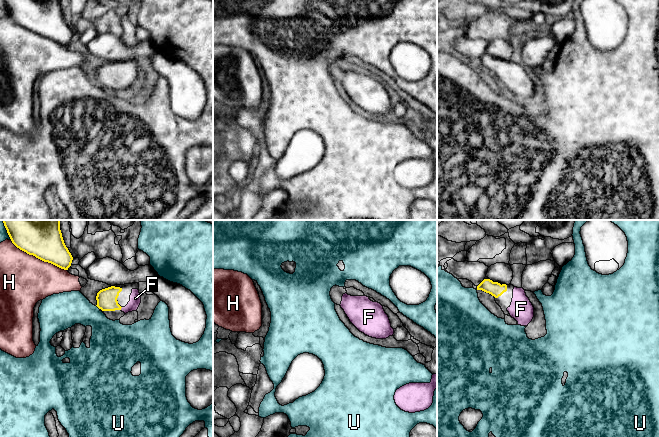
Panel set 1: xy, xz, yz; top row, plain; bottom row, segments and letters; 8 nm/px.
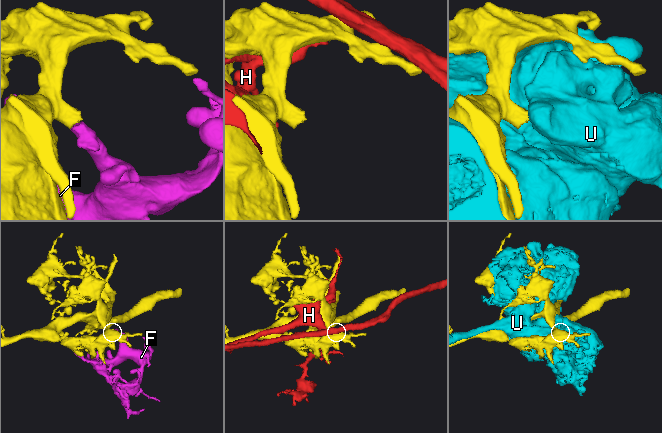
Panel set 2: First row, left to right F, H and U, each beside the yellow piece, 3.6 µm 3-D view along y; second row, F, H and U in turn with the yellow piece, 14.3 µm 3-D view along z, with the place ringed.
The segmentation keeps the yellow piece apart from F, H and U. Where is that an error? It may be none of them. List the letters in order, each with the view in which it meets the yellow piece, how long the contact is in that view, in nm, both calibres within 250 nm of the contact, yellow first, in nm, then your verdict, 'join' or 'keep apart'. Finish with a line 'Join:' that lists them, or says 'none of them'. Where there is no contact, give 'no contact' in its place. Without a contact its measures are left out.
F: contact in xy; length 30 nm; calibres 160 and 100 nm; join
H: contact in xy; length 500 nm; calibres 400 and 400 nm; keep apart
U: contact in xy; length 180 nm; calibres 440 and 70 nm; keep apart
Join: F

